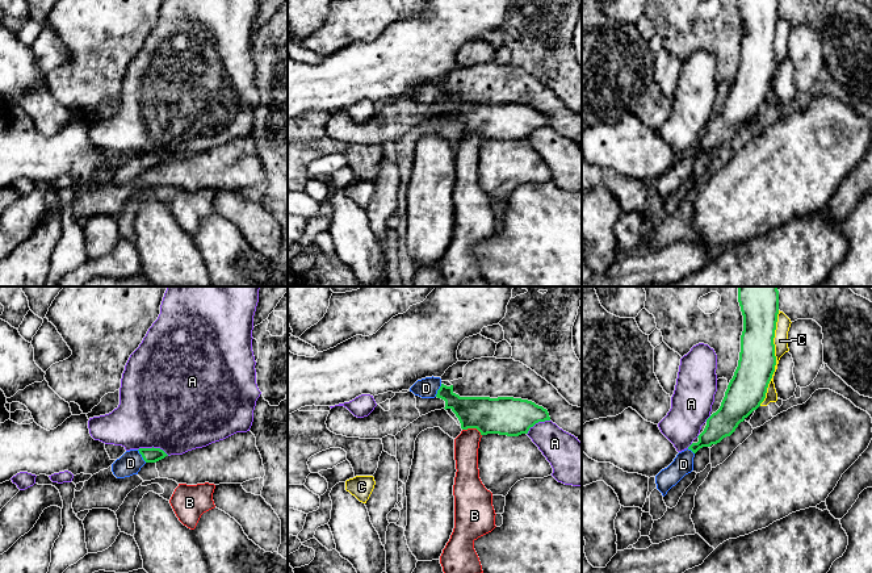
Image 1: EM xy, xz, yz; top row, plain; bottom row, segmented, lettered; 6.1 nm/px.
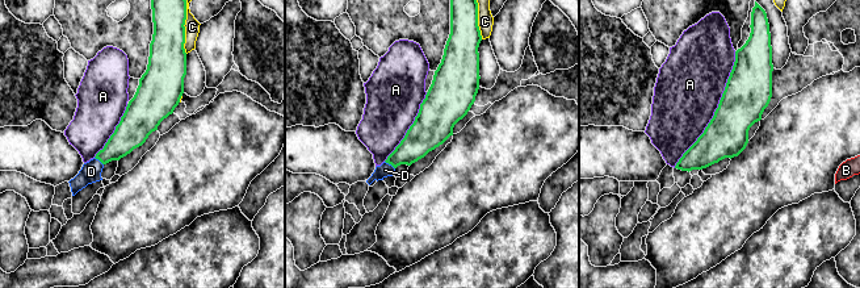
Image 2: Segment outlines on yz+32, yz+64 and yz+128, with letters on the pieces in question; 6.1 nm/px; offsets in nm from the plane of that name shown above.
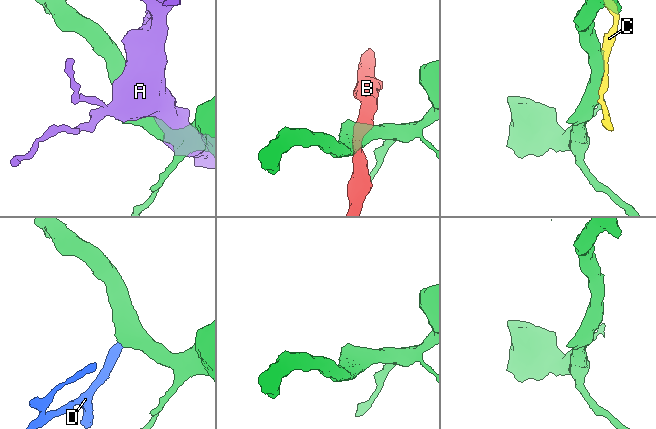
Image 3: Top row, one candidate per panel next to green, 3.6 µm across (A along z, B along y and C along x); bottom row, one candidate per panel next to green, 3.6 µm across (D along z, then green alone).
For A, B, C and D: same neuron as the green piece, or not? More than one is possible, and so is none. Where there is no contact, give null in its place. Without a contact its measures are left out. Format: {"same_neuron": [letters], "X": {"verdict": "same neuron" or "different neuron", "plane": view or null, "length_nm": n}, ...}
{"same_neuron": ["D"], "A": {"verdict": "different neuron", "plane": "xy", "length_nm": 200}, "B": {"verdict": "different neuron", "plane": "xz", "length_nm": 130}, "C": {"verdict": "different neuron", "plane": "yz", "length_nm": 600}, "D": {"verdict": "same neuron", "plane": "xy", "length_nm": 100}}

